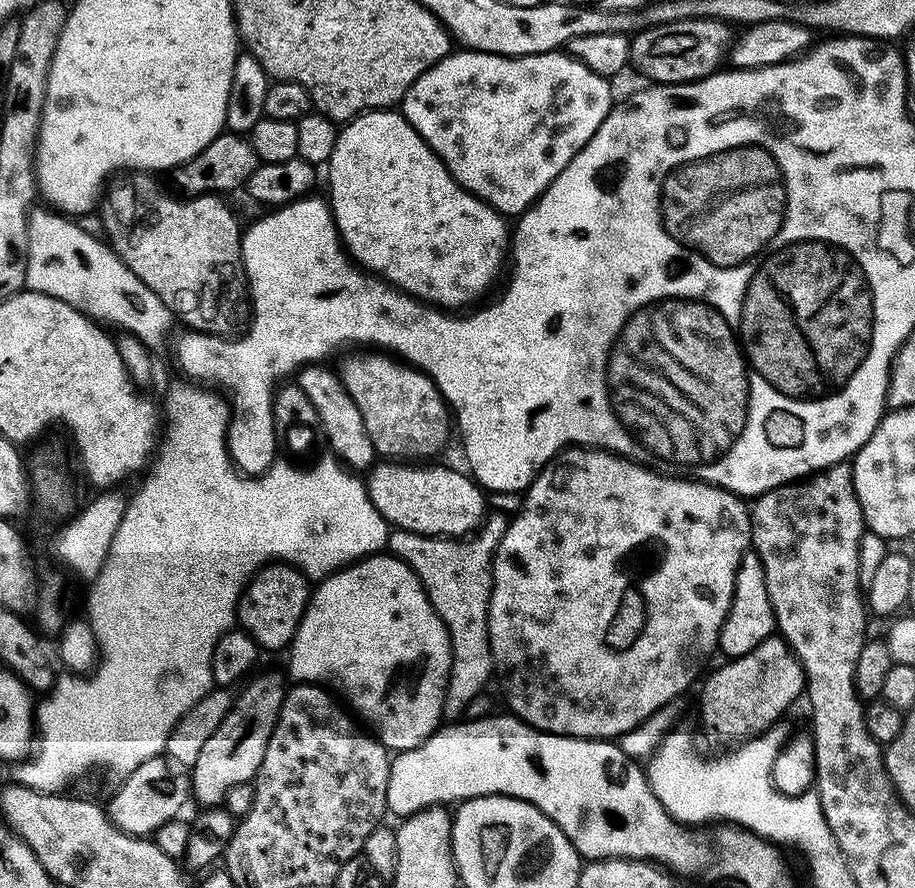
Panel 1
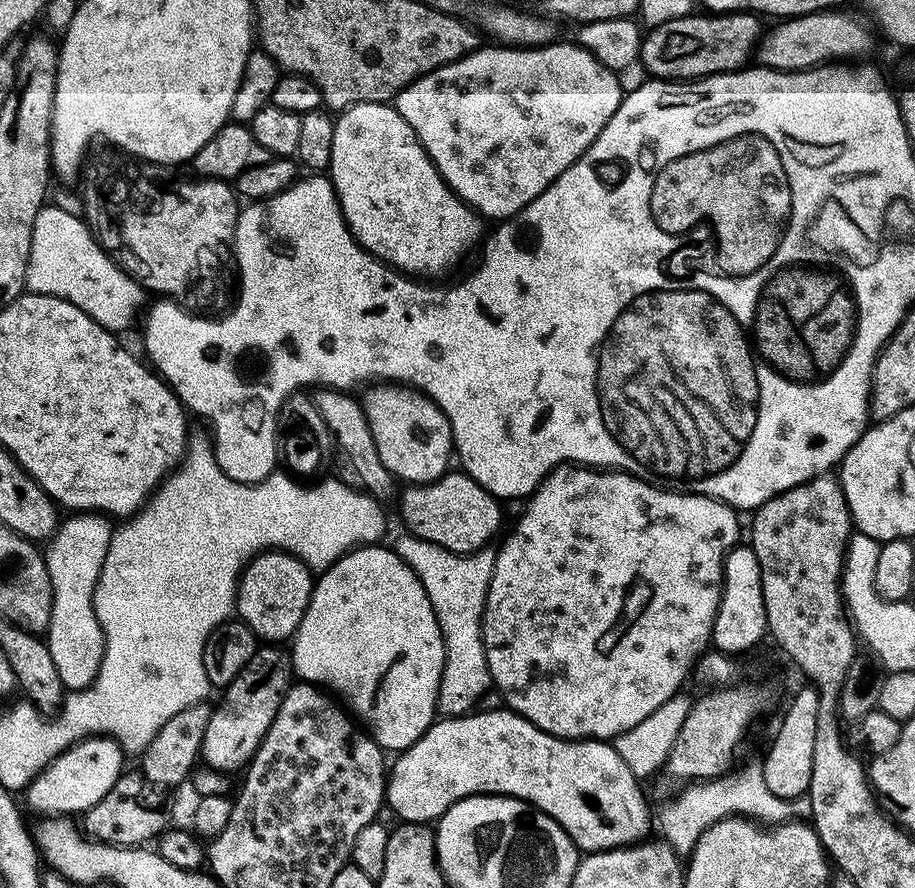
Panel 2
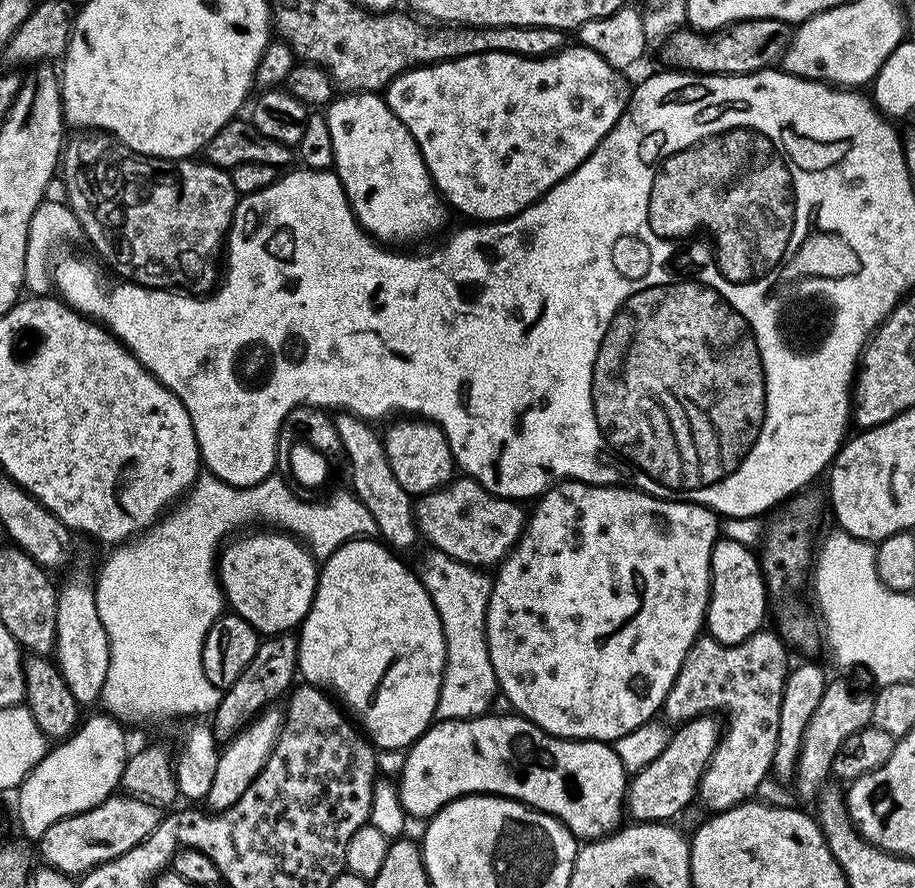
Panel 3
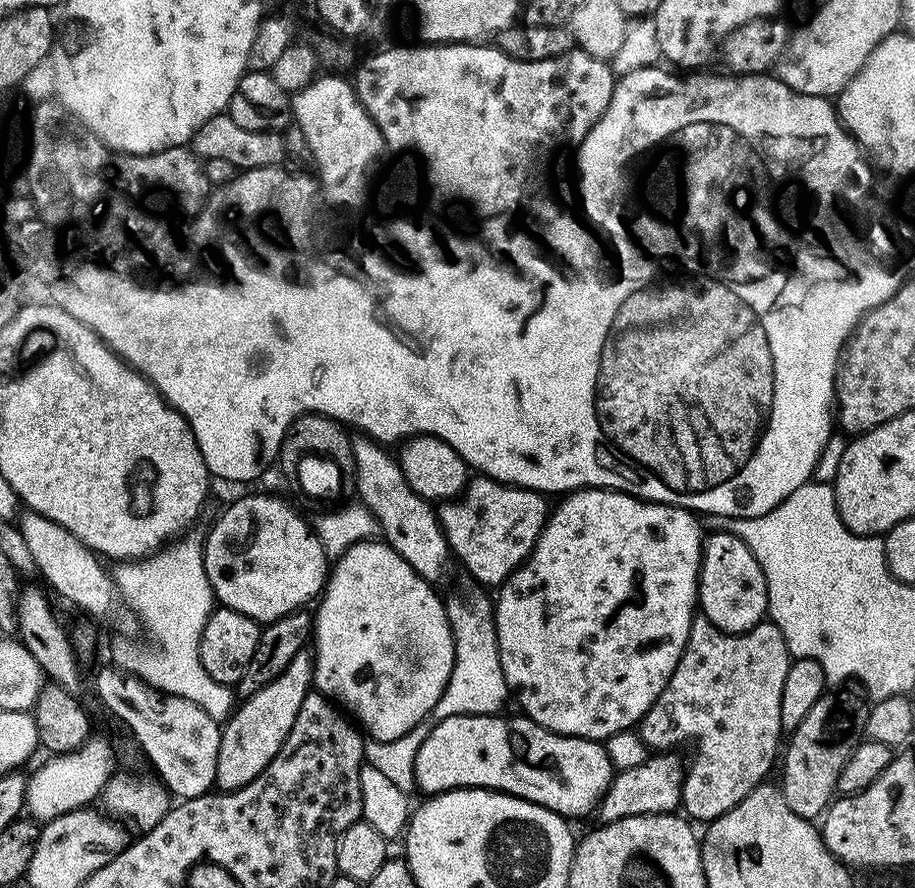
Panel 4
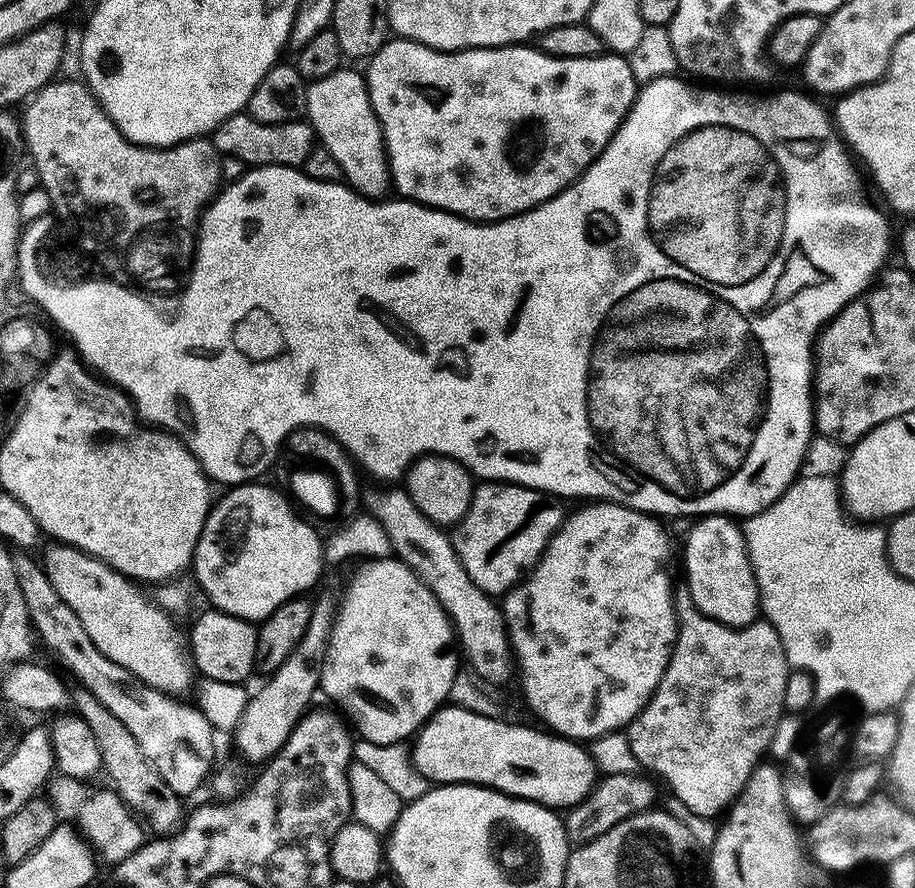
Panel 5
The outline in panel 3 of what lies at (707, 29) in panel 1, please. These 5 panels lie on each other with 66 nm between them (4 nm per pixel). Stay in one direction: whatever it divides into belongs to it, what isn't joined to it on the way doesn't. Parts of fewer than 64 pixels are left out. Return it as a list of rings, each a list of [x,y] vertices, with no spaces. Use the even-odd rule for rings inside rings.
[[[758,18],[757,20],[739,20],[716,32],[697,32],[691,26],[681,26],[668,33],[659,45],[660,60],[665,69],[686,72],[689,74],[715,74],[718,76],[748,76],[751,72],[762,72],[773,67],[779,61],[787,43],[792,39],[794,28],[783,20]]]

